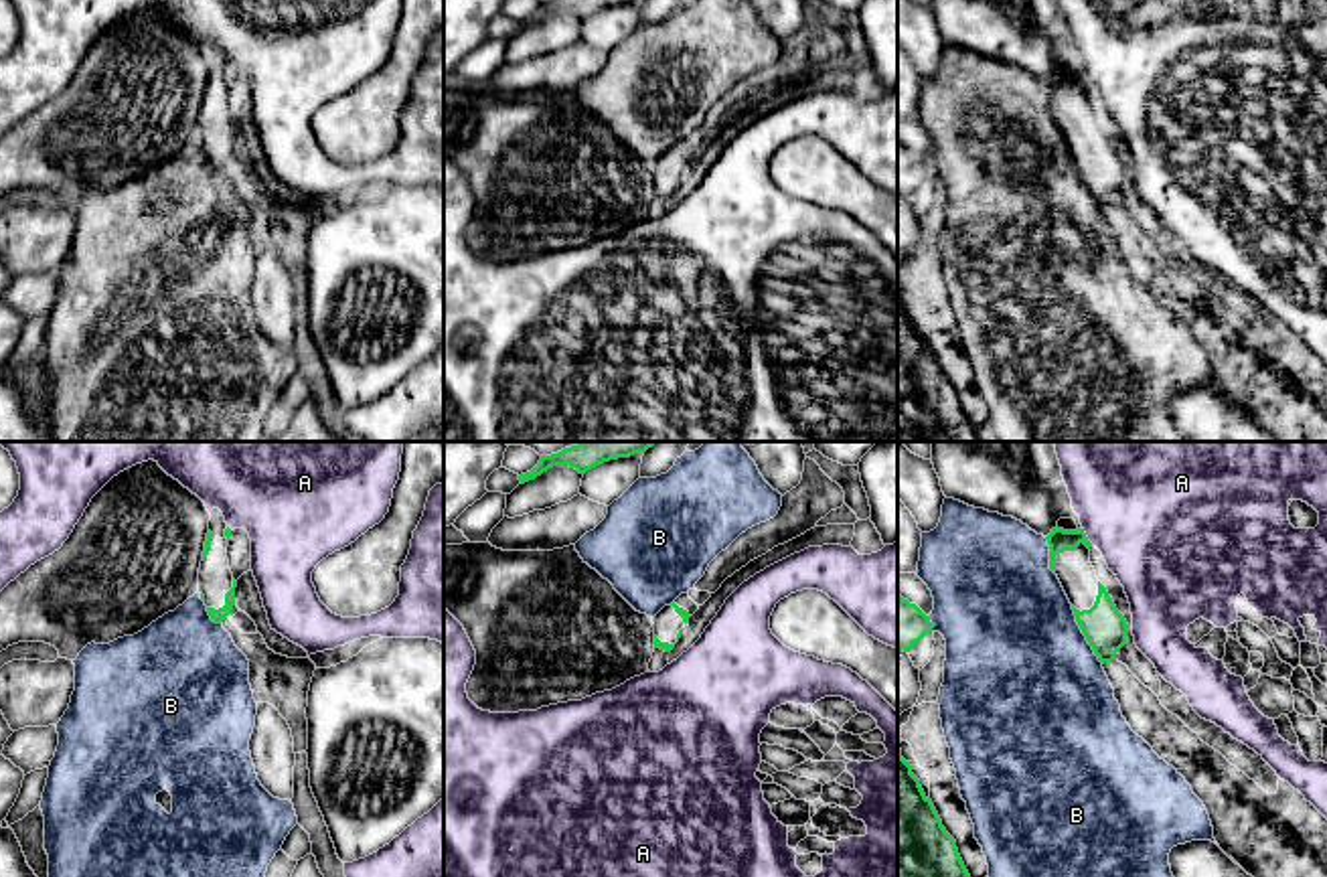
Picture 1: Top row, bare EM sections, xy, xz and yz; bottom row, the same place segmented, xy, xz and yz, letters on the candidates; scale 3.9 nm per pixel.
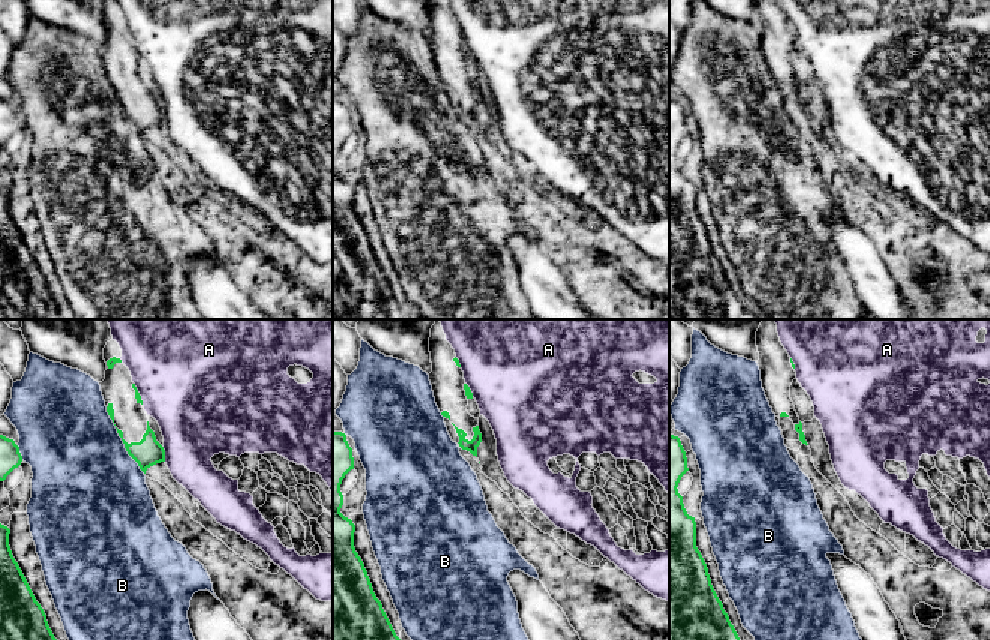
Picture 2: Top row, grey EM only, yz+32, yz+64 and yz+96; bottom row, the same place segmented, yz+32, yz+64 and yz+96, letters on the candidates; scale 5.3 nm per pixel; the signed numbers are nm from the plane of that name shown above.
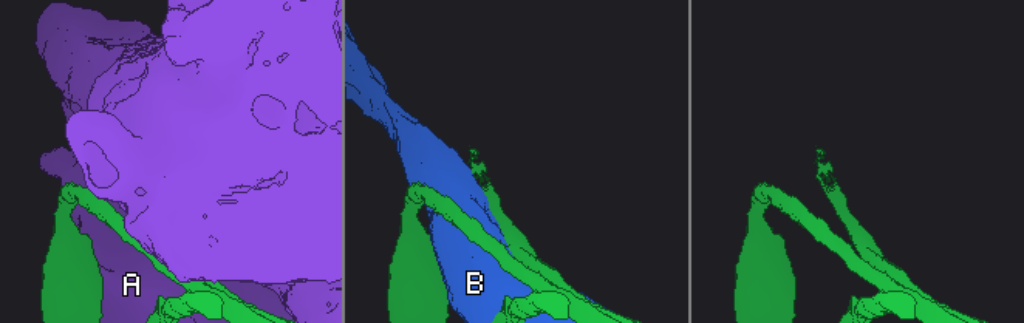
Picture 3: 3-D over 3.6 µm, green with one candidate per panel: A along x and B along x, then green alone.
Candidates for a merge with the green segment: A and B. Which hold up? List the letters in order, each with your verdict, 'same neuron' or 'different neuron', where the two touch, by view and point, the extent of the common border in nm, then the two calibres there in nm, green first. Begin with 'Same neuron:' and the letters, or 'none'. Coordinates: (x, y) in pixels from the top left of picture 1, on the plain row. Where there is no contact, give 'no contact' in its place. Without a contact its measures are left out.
Same neuron: none
A: different neuron; meets green in yz at (1086, 84); contact 90 nm long; 90 nm thick on the green side, 460 nm on the other
B: different neuron; meets green in yz at (1082, 179); contact 260 nm long; 170 nm thick on the green side, 500 nm on the other

